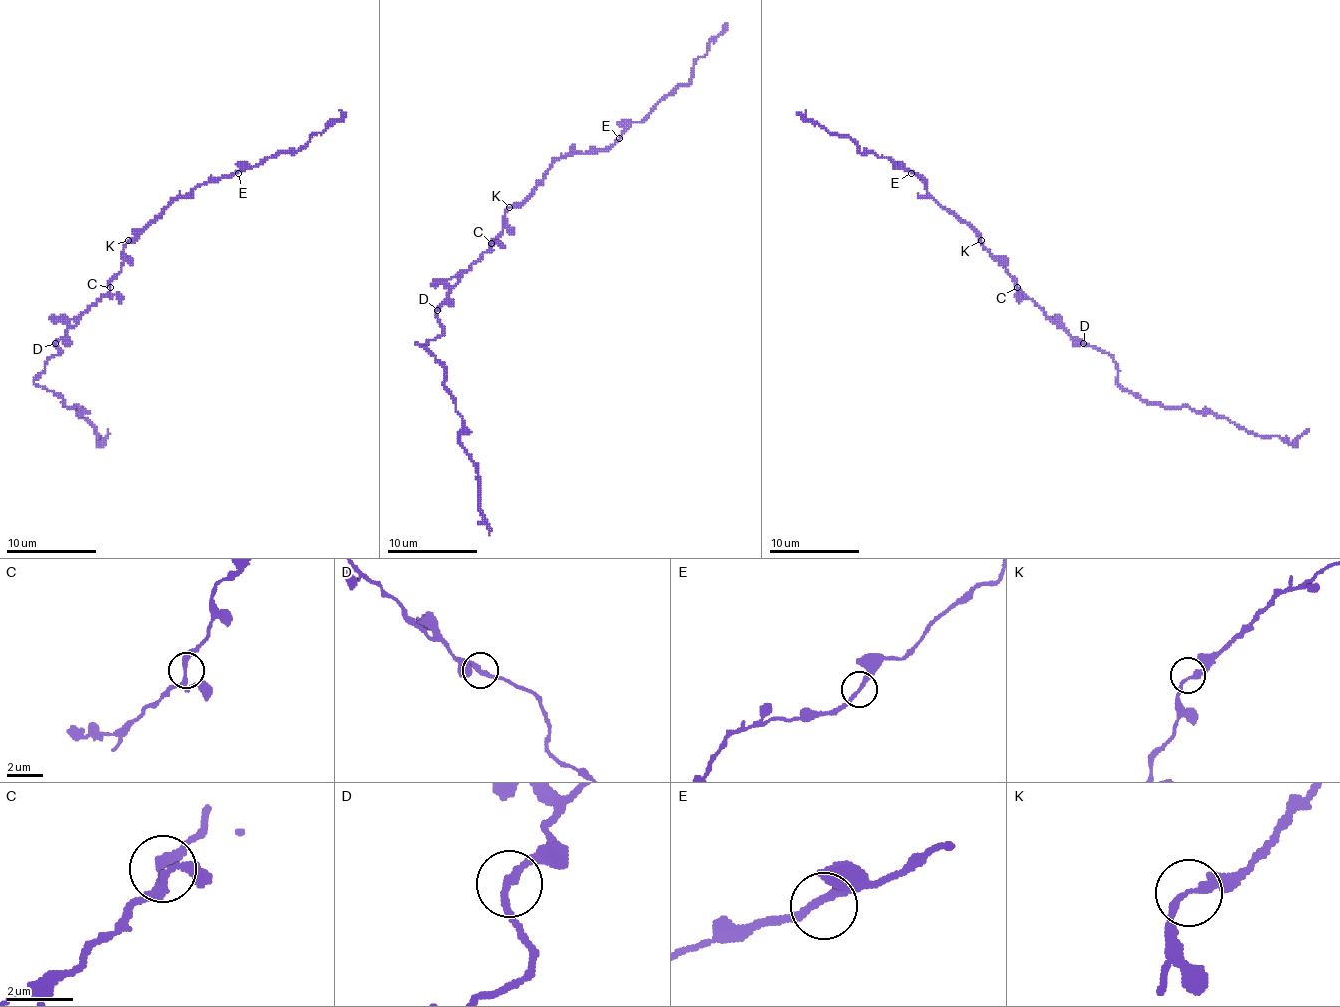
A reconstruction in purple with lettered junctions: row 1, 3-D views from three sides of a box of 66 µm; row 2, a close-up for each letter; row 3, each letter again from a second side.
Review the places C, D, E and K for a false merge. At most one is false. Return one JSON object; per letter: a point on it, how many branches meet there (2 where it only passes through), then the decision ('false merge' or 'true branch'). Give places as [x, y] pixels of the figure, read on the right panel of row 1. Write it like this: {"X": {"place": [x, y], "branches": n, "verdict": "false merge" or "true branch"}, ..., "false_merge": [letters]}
{"C": {"place": [1017, 287], "branches": 2, "verdict": "true branch"}, "D": {"place": [1083, 343], "branches": 2, "verdict": "true branch"}, "E": {"place": [911, 173], "branches": 2, "verdict": "true branch"}, "K": {"place": [981, 240], "branches": 2, "verdict": "true branch"}, "false_merge": []}

